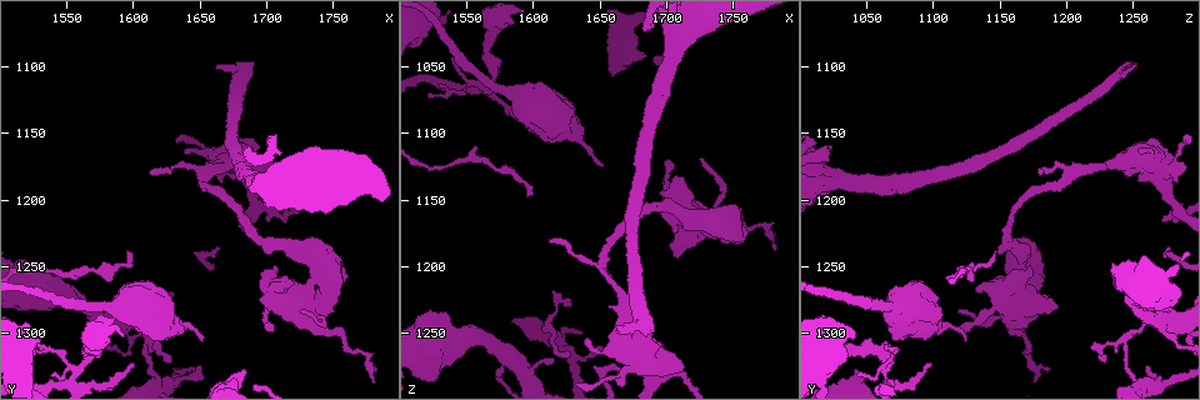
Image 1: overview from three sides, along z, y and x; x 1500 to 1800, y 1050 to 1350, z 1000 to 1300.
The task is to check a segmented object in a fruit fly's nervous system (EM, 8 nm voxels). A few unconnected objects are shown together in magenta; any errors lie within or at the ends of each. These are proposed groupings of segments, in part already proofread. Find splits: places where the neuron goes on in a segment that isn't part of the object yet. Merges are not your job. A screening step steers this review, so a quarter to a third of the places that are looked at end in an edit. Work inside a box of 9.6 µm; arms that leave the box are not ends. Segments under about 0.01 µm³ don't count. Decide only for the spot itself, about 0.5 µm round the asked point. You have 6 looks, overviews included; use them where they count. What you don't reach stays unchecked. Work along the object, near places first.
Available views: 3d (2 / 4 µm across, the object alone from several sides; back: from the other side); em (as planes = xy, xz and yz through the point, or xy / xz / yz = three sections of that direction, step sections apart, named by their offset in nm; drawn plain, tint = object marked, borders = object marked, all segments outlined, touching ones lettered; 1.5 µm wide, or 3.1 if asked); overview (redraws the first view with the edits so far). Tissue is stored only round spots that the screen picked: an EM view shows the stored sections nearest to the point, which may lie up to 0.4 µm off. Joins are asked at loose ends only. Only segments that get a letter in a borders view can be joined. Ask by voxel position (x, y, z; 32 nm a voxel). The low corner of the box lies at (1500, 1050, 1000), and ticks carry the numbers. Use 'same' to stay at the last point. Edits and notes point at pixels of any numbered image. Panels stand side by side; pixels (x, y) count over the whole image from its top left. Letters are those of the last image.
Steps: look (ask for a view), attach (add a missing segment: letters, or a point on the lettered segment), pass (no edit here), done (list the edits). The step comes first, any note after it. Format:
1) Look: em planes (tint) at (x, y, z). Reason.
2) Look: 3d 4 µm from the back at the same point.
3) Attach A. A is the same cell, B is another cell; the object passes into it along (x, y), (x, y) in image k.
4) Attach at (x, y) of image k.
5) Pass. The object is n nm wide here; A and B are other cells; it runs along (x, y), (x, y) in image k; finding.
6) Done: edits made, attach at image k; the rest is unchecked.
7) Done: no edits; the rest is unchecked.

Look: em planes (borders) at (1710, 1280, 1192). Branch stops here.

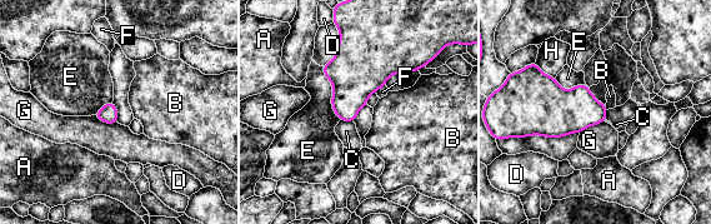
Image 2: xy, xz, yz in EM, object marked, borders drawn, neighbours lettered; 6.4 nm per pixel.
Pass. A, B, C, D, E, F, G and H are other cells; a border runs along (605, 105), (607, 109) in image 2; none of them fits.

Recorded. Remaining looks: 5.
Look: em planes (borders) at (1640, 1162, 1252). Tapers out.

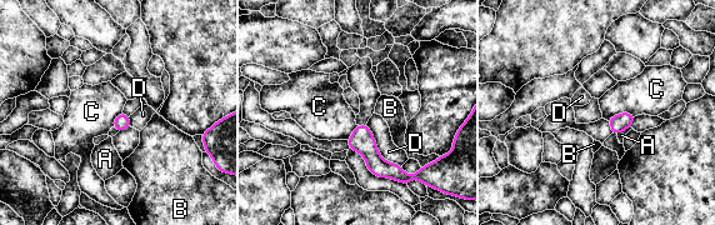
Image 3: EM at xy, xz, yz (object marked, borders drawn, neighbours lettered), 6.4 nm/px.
Pass. A, B, C and D are other cells; no lettered segment goes on from it.

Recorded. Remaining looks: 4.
Look: em xy step 4 (borders) at (1682, 1328, 1042). An open end.

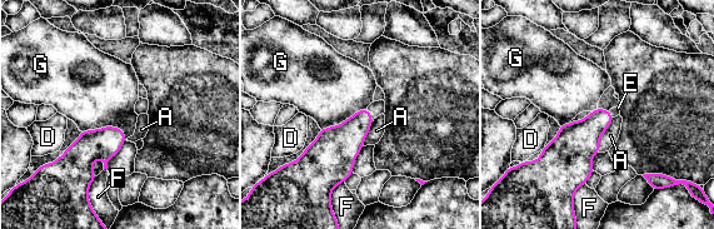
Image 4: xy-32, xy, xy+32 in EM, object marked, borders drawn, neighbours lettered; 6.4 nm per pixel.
Look: em planes (borders) at the same point.

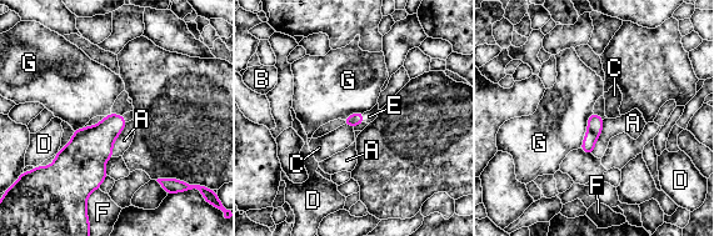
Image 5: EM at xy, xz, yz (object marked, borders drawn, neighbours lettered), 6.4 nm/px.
Attach E. E is the same cell, A, B, C, D, F and G are other cells; the object passes into it along (354, 119), (363, 116), (369, 116) in image 5; the neuron continues.

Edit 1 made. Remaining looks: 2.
Done: edits made, attach at image 5; the rest is unchecked.

